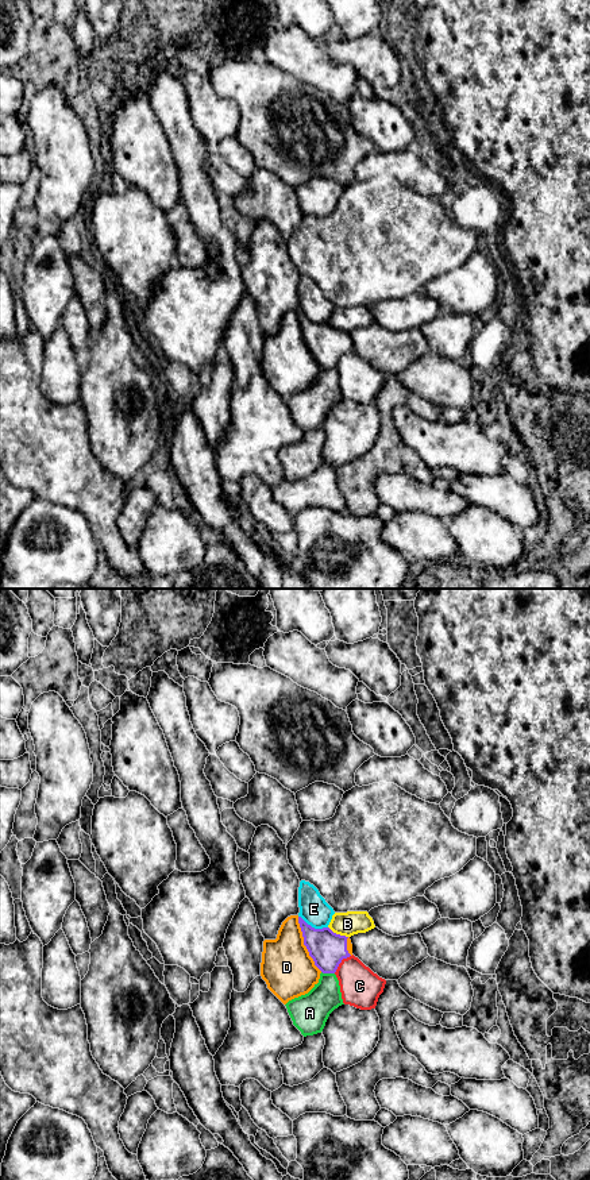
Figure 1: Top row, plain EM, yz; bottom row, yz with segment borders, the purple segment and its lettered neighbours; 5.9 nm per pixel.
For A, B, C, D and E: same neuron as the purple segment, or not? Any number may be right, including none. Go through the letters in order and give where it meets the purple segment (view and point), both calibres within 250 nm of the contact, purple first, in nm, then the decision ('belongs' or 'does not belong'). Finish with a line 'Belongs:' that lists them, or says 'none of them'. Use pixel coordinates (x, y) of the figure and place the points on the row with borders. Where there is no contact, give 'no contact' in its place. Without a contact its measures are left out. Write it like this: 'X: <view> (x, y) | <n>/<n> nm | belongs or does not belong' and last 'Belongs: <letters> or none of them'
A: yz (328, 972) | 200/200 nm | does not belong
B: yz (338, 934) | 200/140 nm | does not belong
C: yz (340, 961) | 200/240 nm | does not belong
D: yz (304, 944) | 200/300 nm | belongs
E: yz (313, 928) | 200/170 nm | does not belong
Belongs: D

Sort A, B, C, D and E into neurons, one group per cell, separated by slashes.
A / B / C / D / E

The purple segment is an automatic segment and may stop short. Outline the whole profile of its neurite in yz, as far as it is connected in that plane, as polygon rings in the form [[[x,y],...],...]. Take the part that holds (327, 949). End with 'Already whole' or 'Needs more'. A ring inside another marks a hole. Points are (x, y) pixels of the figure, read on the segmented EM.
[[[288,917],[275,940],[263,941],[261,976],[284,1003],[308,994],[320,973],[335,973],[343,959],[352,956],[350,937],[329,928],[315,929],[301,917]]]. Needs more

